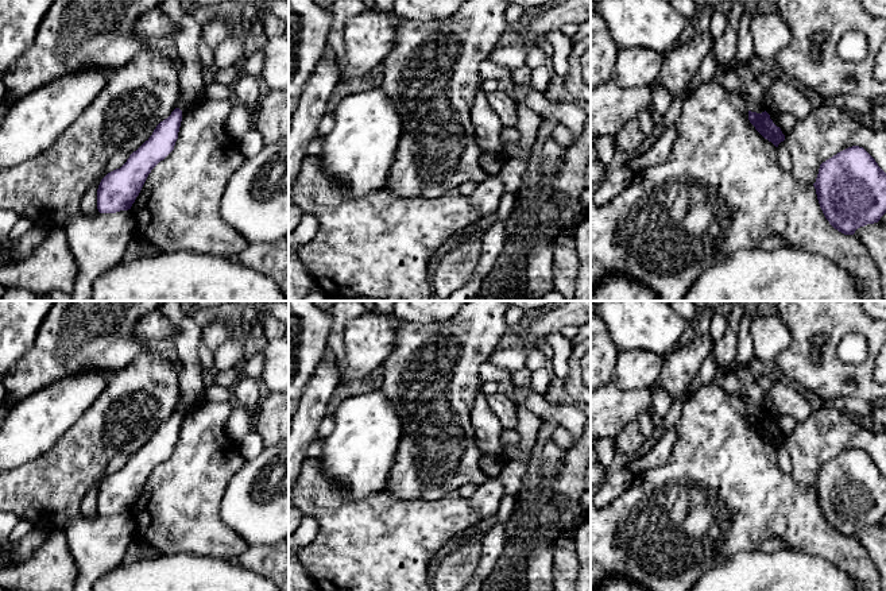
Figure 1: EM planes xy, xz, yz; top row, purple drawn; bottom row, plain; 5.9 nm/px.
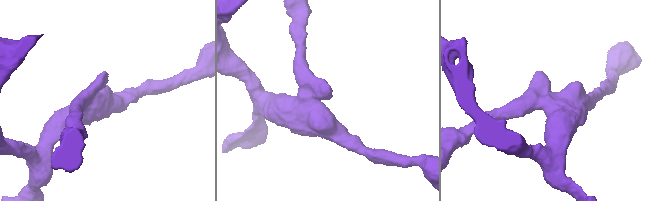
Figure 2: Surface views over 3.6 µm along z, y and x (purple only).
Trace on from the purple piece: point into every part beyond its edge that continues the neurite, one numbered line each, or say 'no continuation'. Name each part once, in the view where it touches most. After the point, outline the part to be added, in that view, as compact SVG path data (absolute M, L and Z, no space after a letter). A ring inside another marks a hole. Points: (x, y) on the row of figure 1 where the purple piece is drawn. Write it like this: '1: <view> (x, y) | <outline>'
1: yz (754, 95) | M740 7L740 19L738 26L738 45L736 45L736 65L735 69L742 82L743 98L748 111L762 113L765 112L763 100L765 89L758 84L757 76L748 69L748 61L754 55L751 38L751 20L755 11Z

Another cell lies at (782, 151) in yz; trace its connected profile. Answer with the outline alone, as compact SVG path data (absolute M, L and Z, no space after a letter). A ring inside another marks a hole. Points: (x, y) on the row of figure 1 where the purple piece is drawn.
M781 142L777 147L778 165L784 171L792 171L792 157L786 142Z

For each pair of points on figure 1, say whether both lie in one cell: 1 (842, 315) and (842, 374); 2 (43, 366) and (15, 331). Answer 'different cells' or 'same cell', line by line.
1: same cell
2: different cells

